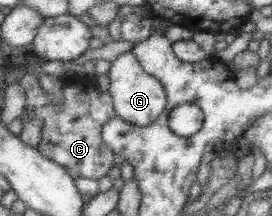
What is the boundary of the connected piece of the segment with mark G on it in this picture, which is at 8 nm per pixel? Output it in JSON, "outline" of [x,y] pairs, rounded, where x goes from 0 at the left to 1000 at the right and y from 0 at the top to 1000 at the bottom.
{"outline":[[[482,236],[441,245],[408,287],[393,333],[401,361],[401,431],[412,449],[423,537],[500,583],[544,583],[566,565],[607,505],[610,440],[588,375],[537,343]]]}

